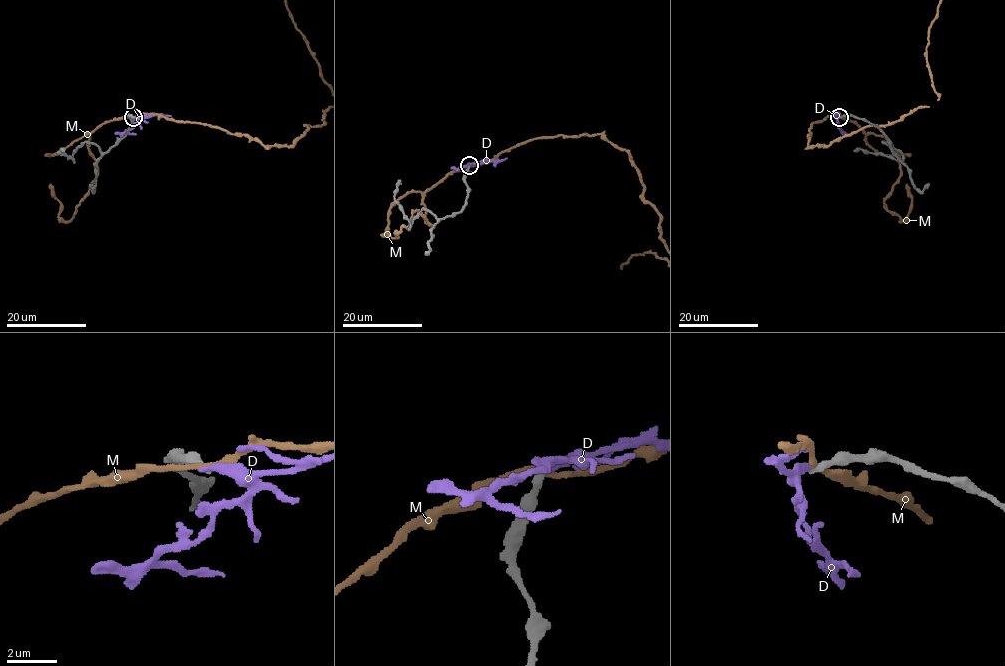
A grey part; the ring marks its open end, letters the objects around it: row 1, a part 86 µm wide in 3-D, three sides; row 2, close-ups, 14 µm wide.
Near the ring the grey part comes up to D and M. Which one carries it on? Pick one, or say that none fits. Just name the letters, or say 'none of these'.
none of these

